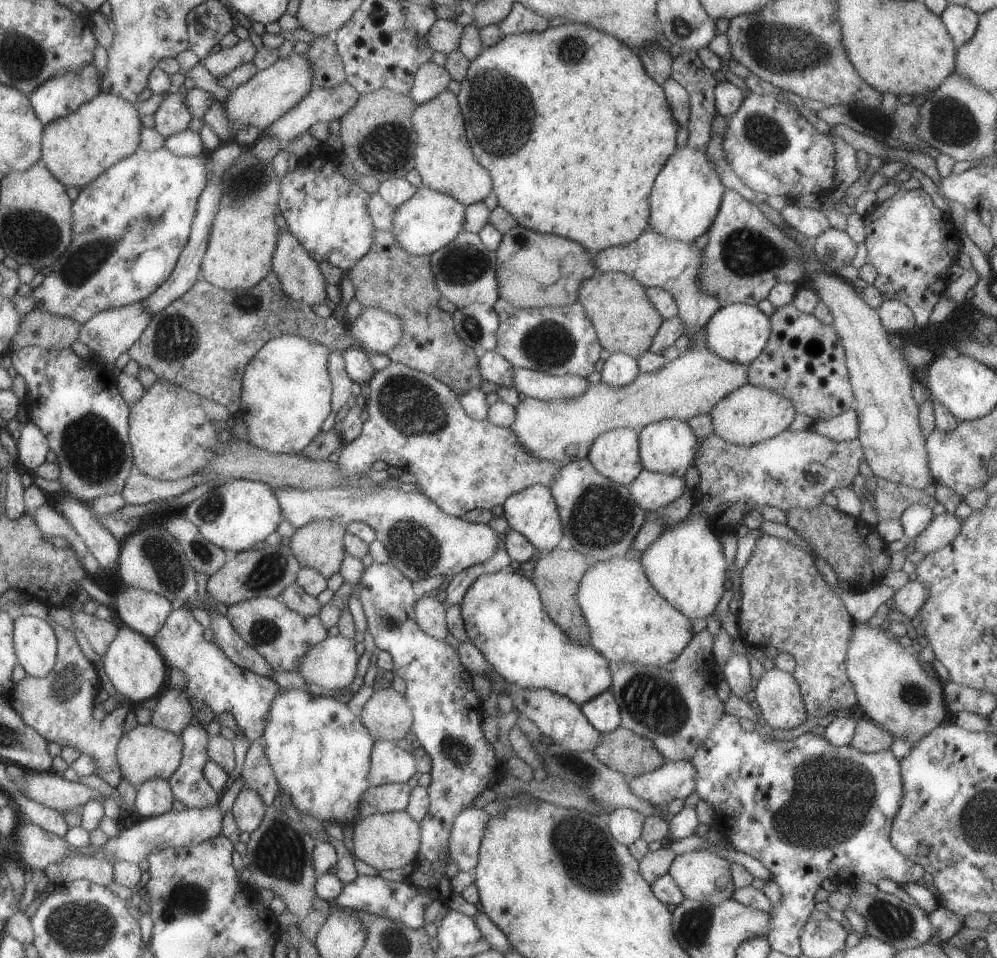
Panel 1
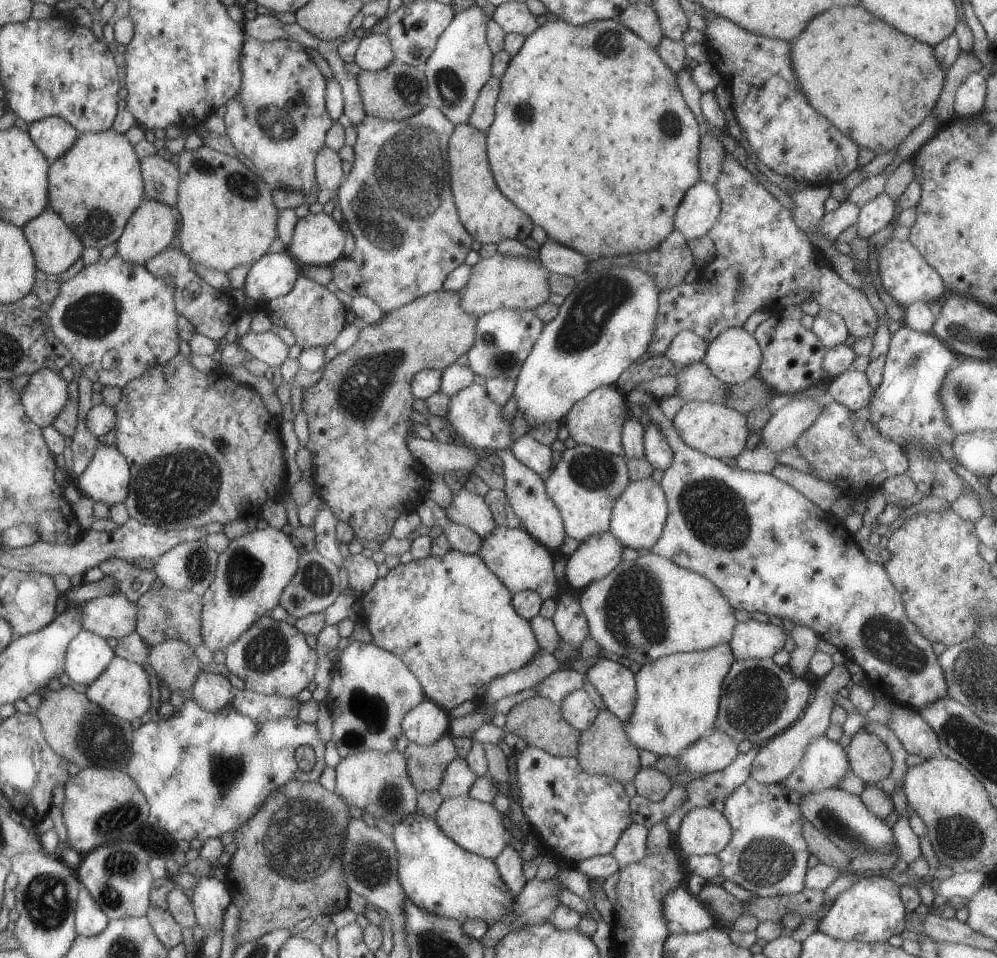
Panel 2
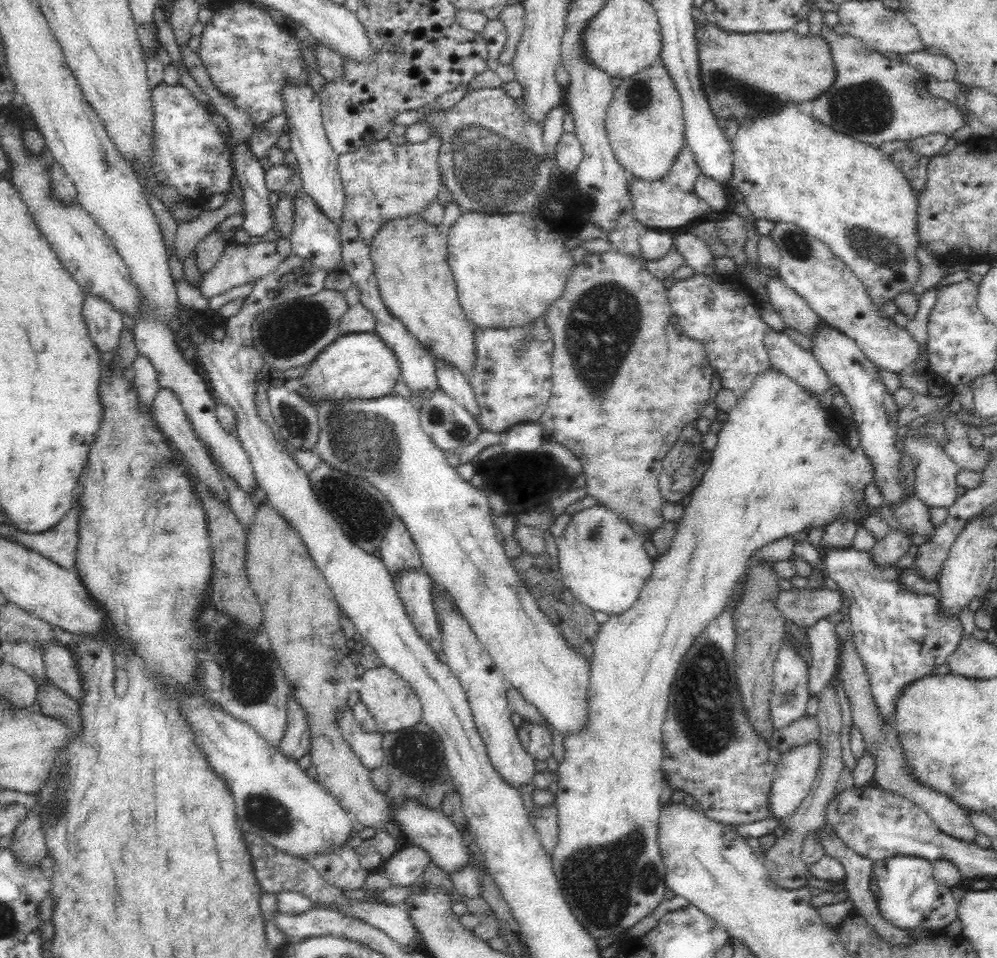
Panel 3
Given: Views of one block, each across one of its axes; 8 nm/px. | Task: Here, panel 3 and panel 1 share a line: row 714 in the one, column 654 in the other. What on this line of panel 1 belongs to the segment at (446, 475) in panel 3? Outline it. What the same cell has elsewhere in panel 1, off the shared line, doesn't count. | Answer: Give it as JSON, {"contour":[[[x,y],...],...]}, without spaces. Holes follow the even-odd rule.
{"contour":[[[693,506],[689,514],[661,534],[640,555],[645,576],[650,585],[691,622],[712,614],[721,600],[727,564],[723,557],[719,536],[707,524],[702,508]]]}

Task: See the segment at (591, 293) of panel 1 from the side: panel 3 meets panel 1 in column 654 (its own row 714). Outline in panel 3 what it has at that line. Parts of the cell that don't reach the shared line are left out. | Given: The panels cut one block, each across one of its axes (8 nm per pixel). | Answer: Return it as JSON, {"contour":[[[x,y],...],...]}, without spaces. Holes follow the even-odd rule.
{"contour":[[[268,500],[266,502],[260,504],[256,507],[256,512],[254,512],[255,520],[253,524],[245,530],[246,532],[246,569],[247,569],[247,577],[249,578],[250,584],[252,585],[252,589],[254,589],[254,593],[256,593],[256,597],[258,597],[258,601],[260,601],[260,605],[263,610],[263,621],[261,624],[261,628],[263,628],[267,635],[270,637],[270,642],[272,643],[272,650],[274,654],[276,654],[276,658],[279,660],[280,666],[282,666],[282,670],[284,670],[284,674],[288,683],[288,686],[291,690],[291,694],[295,696],[295,699],[300,703],[300,706],[307,712],[309,718],[309,727],[310,733],[312,733],[312,743],[310,749],[311,756],[311,765],[315,766],[317,770],[317,781],[320,783],[320,786],[324,787],[338,803],[340,803],[340,808],[344,809],[344,811],[348,811],[348,814],[351,814],[355,823],[360,823],[361,828],[374,828],[376,832],[384,831],[385,825],[393,822],[393,807],[391,806],[389,799],[384,793],[376,790],[376,787],[372,784],[370,780],[370,769],[366,768],[362,761],[355,755],[352,750],[352,747],[348,745],[344,741],[344,738],[340,735],[338,730],[338,725],[336,725],[336,712],[338,710],[344,710],[347,707],[348,697],[352,694],[348,689],[349,682],[357,677],[356,673],[356,663],[350,654],[352,650],[348,648],[346,645],[346,638],[344,637],[344,633],[342,633],[342,627],[340,625],[340,617],[342,615],[341,610],[338,607],[337,601],[335,600],[335,595],[332,593],[332,590],[325,579],[325,576],[321,573],[321,570],[316,566],[315,560],[310,556],[309,550],[307,546],[300,538],[300,535],[296,533],[296,529],[292,529],[292,525],[284,519],[282,516],[272,505],[268,505]]]}

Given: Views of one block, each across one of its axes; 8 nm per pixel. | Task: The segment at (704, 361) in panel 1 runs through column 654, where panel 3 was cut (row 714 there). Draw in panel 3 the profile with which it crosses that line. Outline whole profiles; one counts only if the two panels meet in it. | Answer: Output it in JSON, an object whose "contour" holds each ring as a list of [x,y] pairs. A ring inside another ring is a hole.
{"contour":[[[380,665],[378,668],[365,670],[360,677],[362,686],[357,694],[359,702],[370,711],[376,723],[376,732],[382,735],[398,732],[422,721],[422,707],[412,687],[391,668]]]}

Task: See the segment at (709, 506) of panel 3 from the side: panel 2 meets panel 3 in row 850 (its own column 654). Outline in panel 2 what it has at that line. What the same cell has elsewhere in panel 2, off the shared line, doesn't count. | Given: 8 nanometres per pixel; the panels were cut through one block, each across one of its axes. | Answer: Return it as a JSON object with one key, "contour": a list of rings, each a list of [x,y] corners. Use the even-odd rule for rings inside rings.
{"contour":[[[651,552],[641,555],[634,560],[619,562],[607,576],[601,577],[599,580],[595,579],[591,584],[588,584],[587,588],[579,592],[577,597],[588,624],[589,638],[598,644],[600,650],[603,651],[605,655],[626,663],[637,662],[637,664],[644,665],[659,657],[666,657],[667,655],[677,653],[702,651],[716,647],[721,643],[728,643],[731,640],[733,629],[738,623],[733,615],[734,608],[727,602],[727,599],[721,594],[721,591],[719,591],[710,580],[707,580],[707,578],[696,572],[672,563],[665,557]]]}

